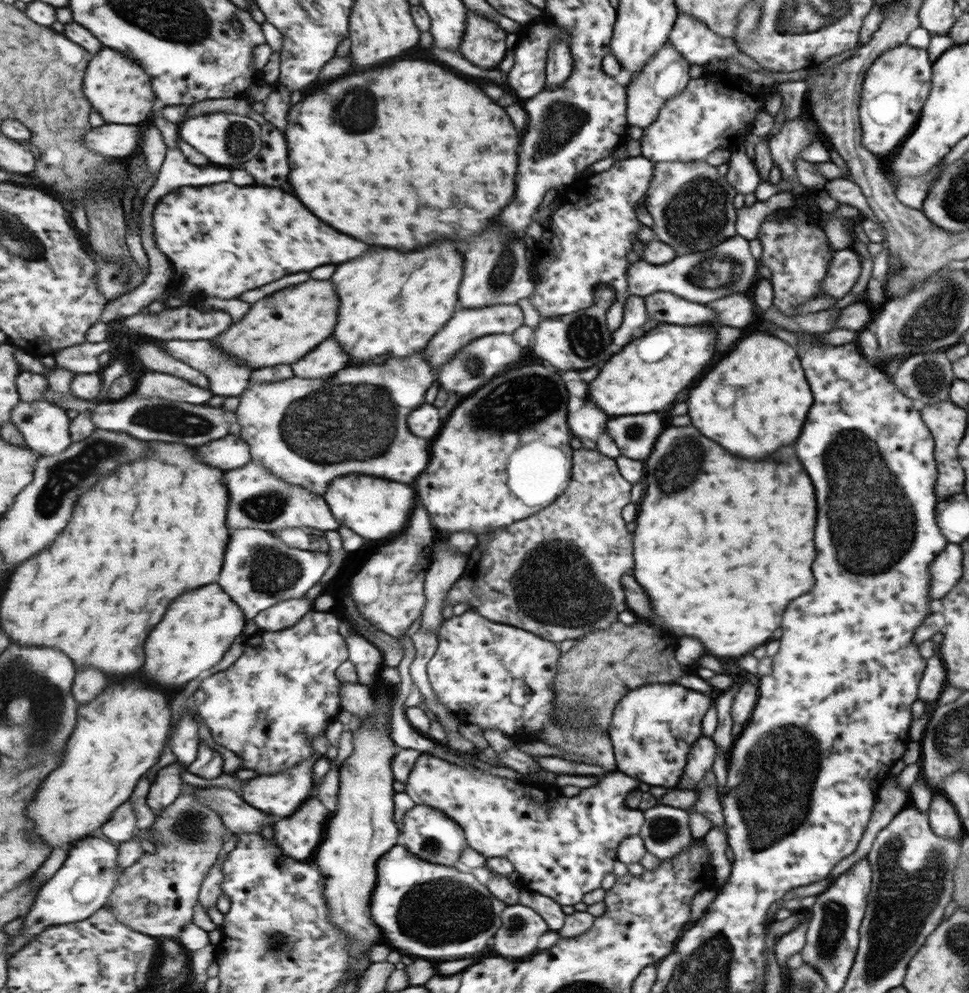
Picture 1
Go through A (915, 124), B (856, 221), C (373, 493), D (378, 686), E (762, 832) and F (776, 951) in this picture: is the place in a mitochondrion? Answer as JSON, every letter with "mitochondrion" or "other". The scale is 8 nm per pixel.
{"A":"other","B":"other","C":"other","D":"other","E":"mitochondrion","F":"other"}

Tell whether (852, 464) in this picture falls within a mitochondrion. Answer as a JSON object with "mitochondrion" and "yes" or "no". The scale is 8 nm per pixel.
{"mitochondrion":"yes"}

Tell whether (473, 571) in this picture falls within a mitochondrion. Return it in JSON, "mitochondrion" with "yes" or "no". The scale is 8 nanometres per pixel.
{"mitochondrion":"no"}

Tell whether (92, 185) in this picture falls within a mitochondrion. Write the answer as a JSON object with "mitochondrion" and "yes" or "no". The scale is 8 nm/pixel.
{"mitochondrion":"yes"}

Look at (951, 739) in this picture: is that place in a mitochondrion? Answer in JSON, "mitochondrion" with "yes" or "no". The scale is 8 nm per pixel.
{"mitochondrion":"yes"}

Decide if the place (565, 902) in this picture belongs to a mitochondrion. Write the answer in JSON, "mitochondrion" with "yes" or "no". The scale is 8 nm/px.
{"mitochondrion":"no"}

